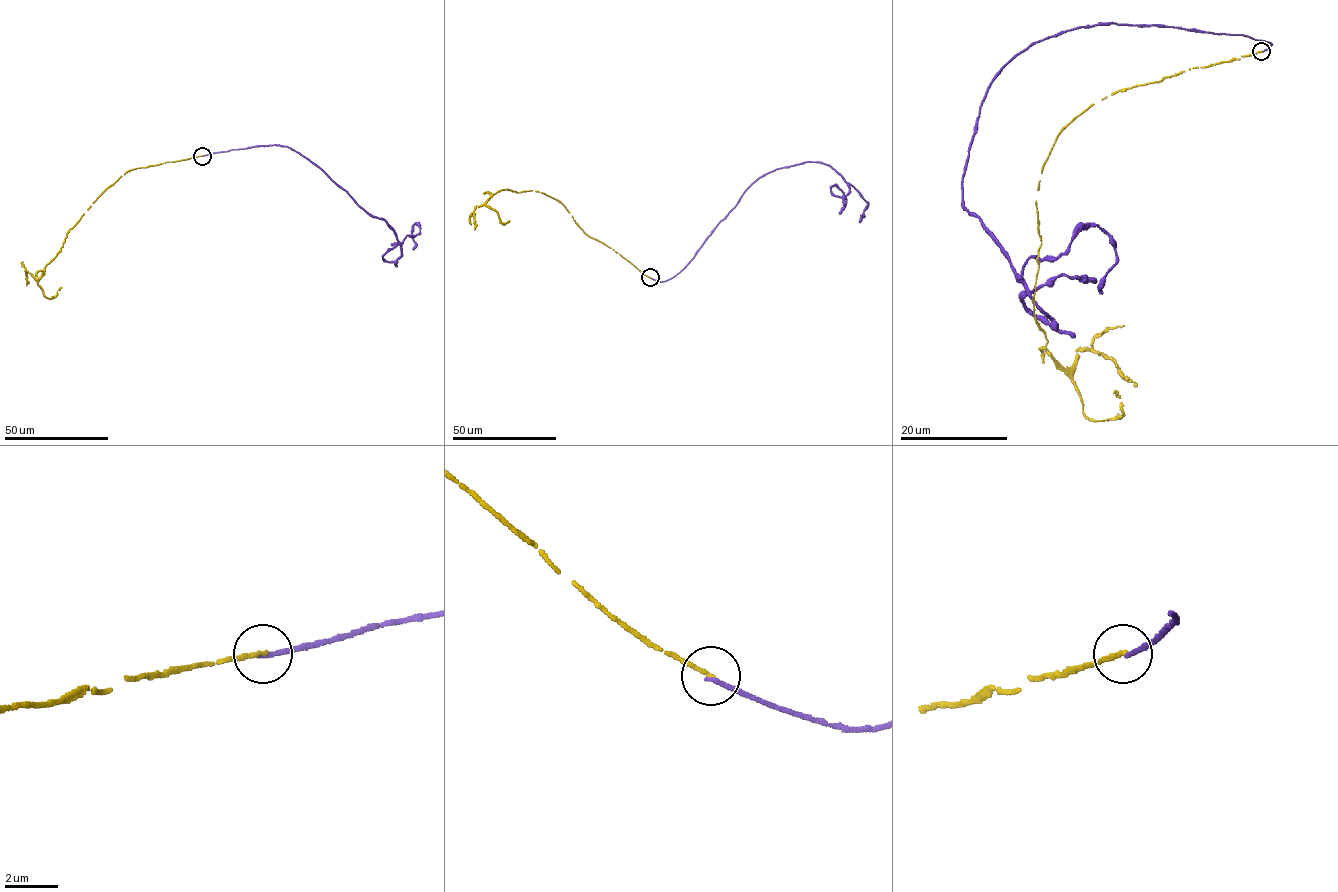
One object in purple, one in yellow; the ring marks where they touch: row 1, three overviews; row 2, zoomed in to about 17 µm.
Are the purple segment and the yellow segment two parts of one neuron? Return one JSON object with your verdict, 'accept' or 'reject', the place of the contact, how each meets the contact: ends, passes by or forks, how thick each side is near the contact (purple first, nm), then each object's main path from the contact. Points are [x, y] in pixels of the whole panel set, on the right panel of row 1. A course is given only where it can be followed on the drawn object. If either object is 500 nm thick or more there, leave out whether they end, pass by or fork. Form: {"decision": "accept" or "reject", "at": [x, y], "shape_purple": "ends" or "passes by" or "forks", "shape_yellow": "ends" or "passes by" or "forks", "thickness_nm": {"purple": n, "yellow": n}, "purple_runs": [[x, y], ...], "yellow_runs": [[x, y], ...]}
{"decision": "reject", "at": [1261, 51], "shape_purple": "ends", "shape_yellow": "ends", "thickness_nm": {"purple": 170, "yellow": 150}, "purple_runs": [[1261, 51], [1105, 23], [996, 76], [962, 201], [1049, 325], [1023, 298], [1097, 282]], "yellow_runs": [[1261, 51], [1120, 89], [1059, 134], [1041, 170], [1033, 315], [1086, 416], [1122, 415], [1113, 392]]}

